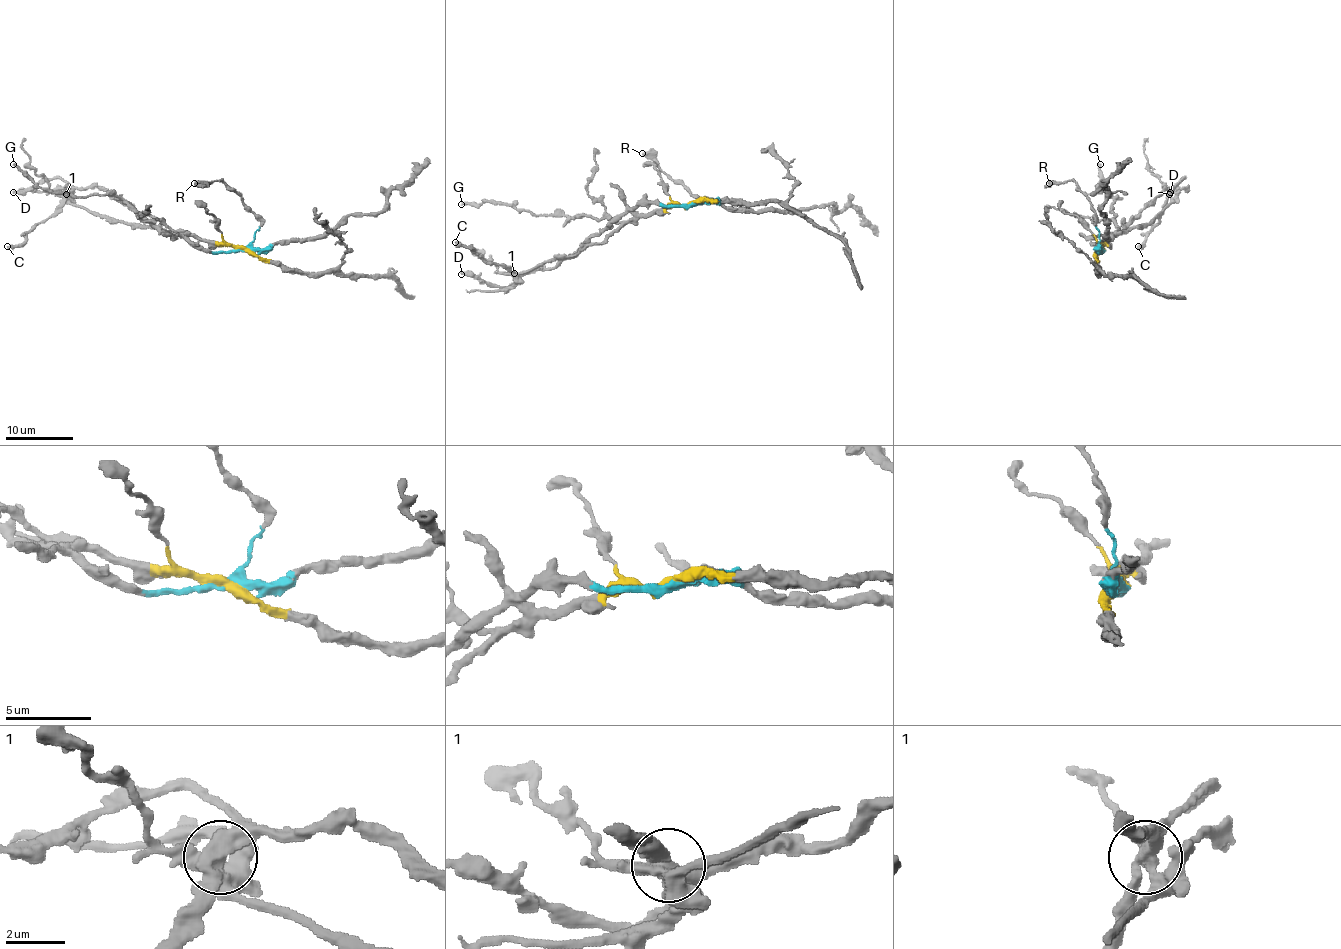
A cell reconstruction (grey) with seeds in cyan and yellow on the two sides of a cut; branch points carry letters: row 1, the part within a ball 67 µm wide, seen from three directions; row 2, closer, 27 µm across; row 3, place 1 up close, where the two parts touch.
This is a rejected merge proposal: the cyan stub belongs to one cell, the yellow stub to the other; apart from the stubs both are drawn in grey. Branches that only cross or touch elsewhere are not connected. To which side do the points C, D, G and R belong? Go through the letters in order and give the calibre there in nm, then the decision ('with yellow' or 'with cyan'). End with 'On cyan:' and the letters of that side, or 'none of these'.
C: 550 nm | with cyan
D: 360 nm | with cyan
G: 280 nm | with yellow
R: 550 nm | with cyan
On cyan: C, D, R

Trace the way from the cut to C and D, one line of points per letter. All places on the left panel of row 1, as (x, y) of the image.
C: (243, 250), (207, 252), (180, 235), (163, 235), (98, 187), (69, 189), (22, 243), (6, 247)
D: (243, 250), (207, 252), (180, 235), (163, 235), (107, 190), (42, 179), (13, 192)

